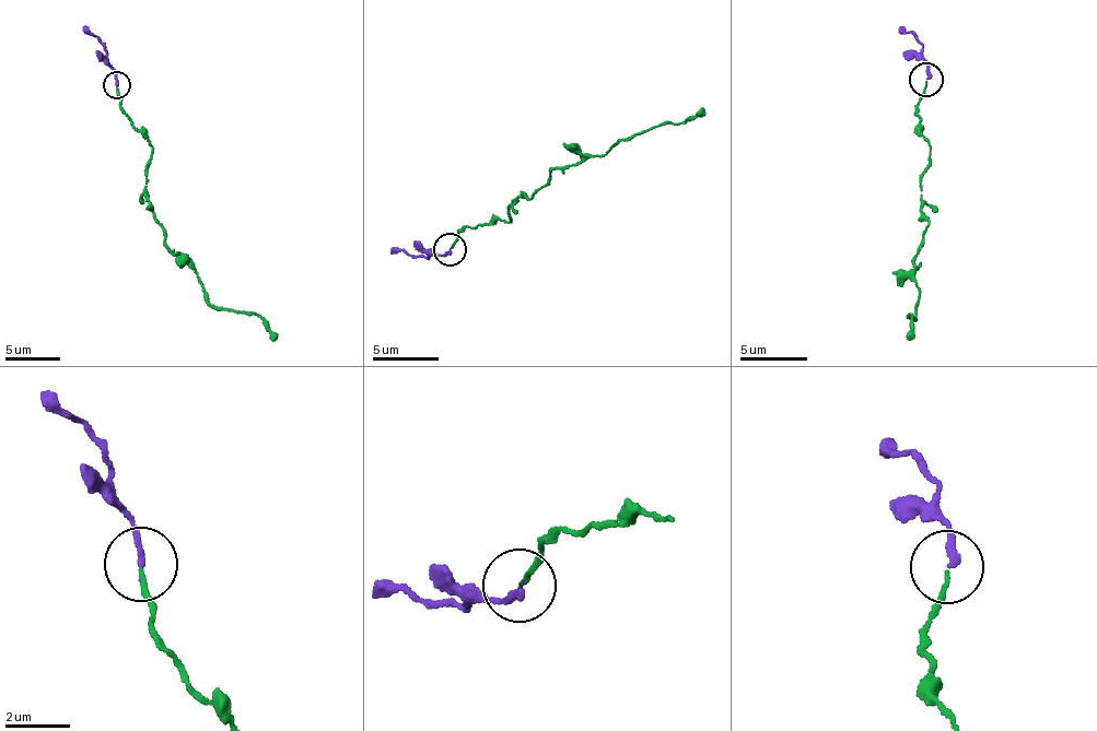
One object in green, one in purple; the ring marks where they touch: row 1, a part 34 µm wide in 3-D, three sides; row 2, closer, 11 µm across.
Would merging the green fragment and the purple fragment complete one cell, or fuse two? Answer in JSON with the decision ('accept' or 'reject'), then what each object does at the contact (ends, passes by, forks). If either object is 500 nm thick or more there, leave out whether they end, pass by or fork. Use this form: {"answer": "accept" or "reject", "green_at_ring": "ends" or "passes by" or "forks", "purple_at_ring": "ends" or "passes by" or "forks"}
{"answer": "accept", "green_at_ring": "ends", "purple_at_ring": "ends"}

